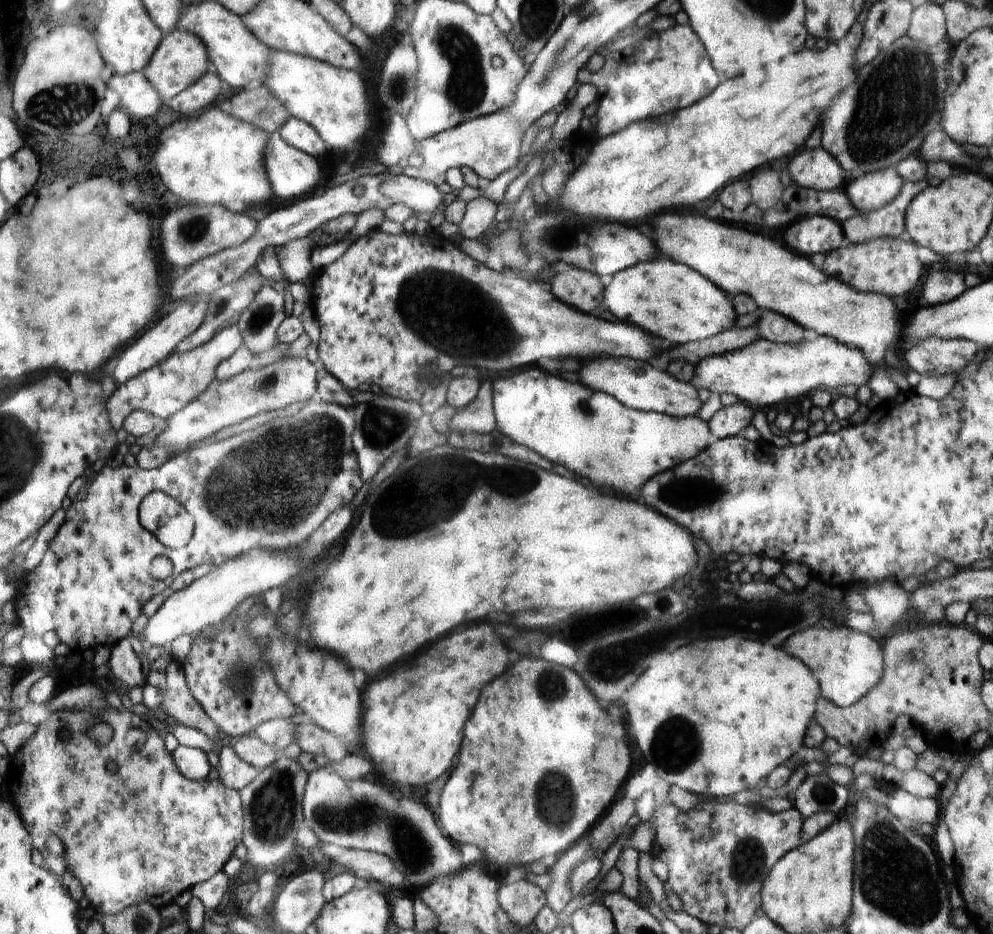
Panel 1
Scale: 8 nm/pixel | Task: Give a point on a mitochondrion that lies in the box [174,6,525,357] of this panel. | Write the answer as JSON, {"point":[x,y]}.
{"point":[469,86]}

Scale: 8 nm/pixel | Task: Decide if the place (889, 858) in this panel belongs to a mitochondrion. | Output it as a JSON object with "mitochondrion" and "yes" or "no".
{"mitochondrion":"yes"}

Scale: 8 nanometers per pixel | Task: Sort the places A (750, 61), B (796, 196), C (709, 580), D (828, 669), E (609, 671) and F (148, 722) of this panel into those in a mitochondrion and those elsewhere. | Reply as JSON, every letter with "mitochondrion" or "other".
{"A":"other","B":"other","C":"mitochondrion","D":"other","E":"mitochondrion","F":"other"}

